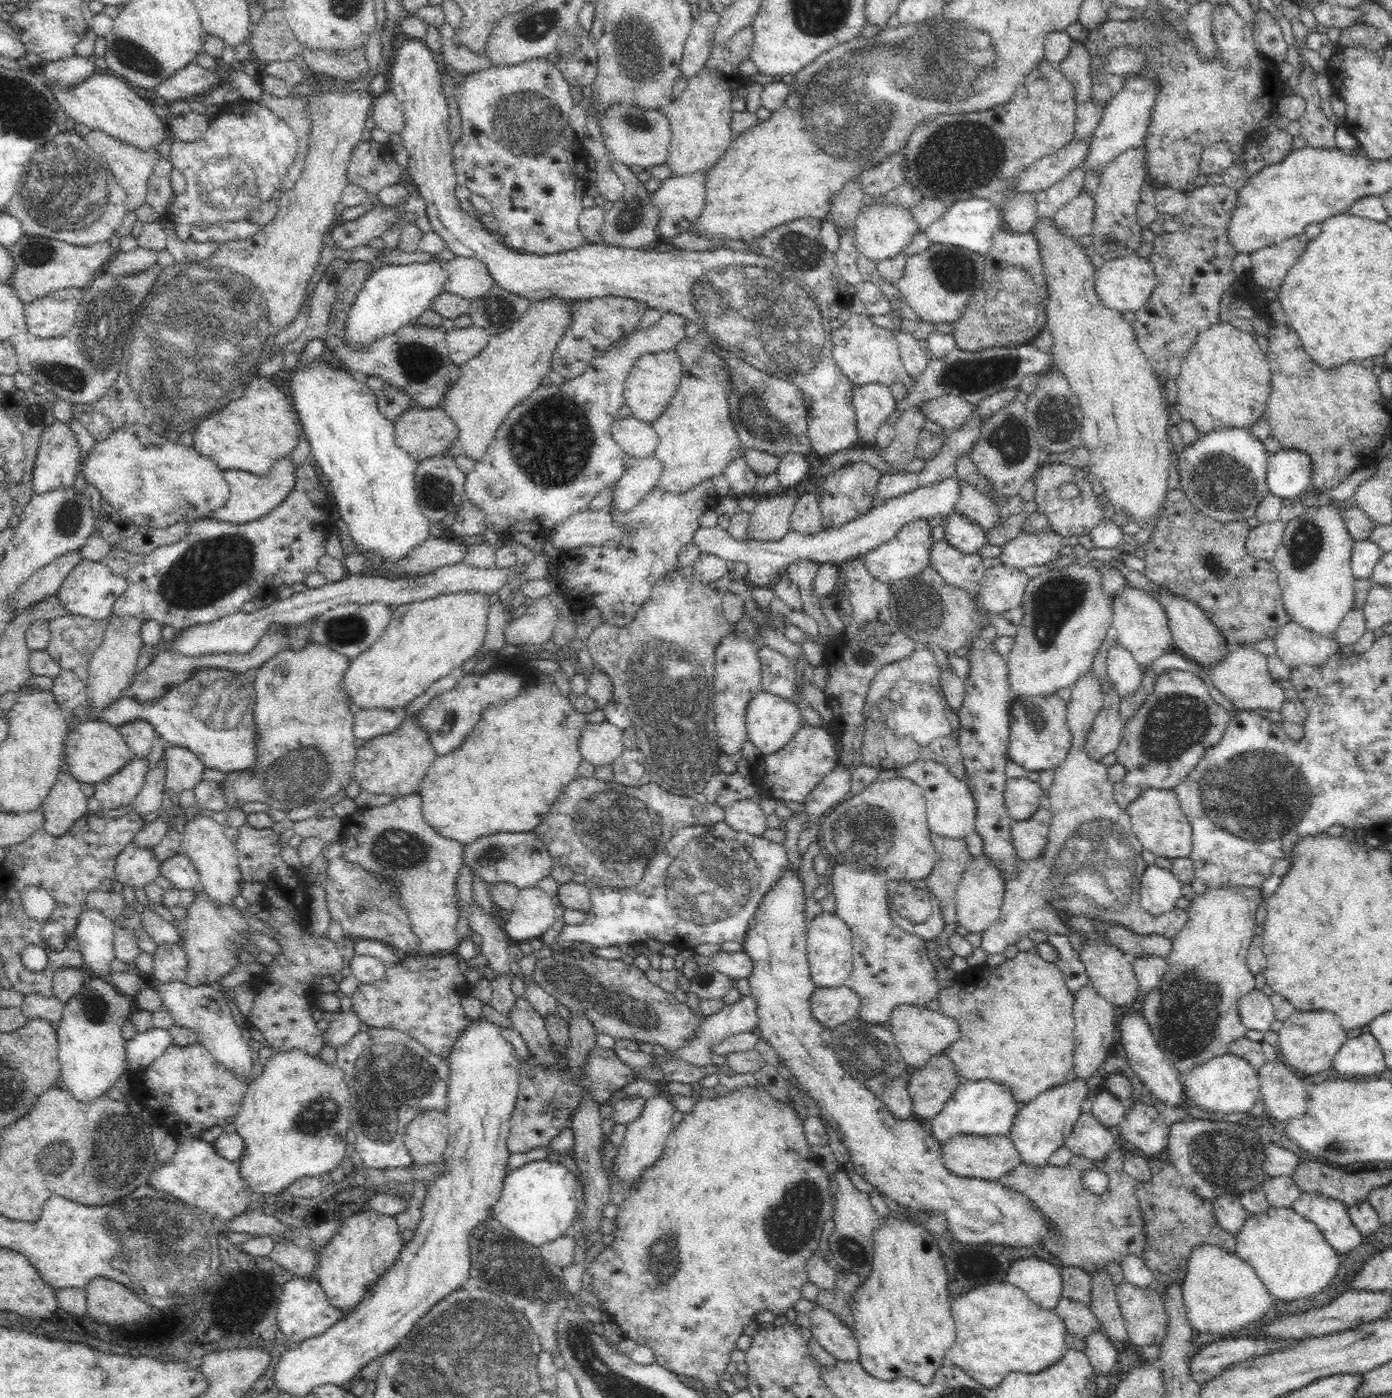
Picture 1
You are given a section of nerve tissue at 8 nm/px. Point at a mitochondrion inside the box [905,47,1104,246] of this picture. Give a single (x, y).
(951, 164)

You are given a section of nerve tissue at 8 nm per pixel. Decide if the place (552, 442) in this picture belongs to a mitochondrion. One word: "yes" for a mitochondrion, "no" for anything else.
yes

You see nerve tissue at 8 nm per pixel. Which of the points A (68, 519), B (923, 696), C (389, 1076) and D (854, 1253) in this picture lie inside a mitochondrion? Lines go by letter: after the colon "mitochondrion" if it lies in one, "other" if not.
A: mitochondrion
B: other
C: mitochondrion
D: mitochondrion

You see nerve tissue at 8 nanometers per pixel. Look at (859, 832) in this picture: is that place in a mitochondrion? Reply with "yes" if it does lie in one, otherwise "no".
yes

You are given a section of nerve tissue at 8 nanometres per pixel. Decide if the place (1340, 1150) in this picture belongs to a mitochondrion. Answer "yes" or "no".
yes

